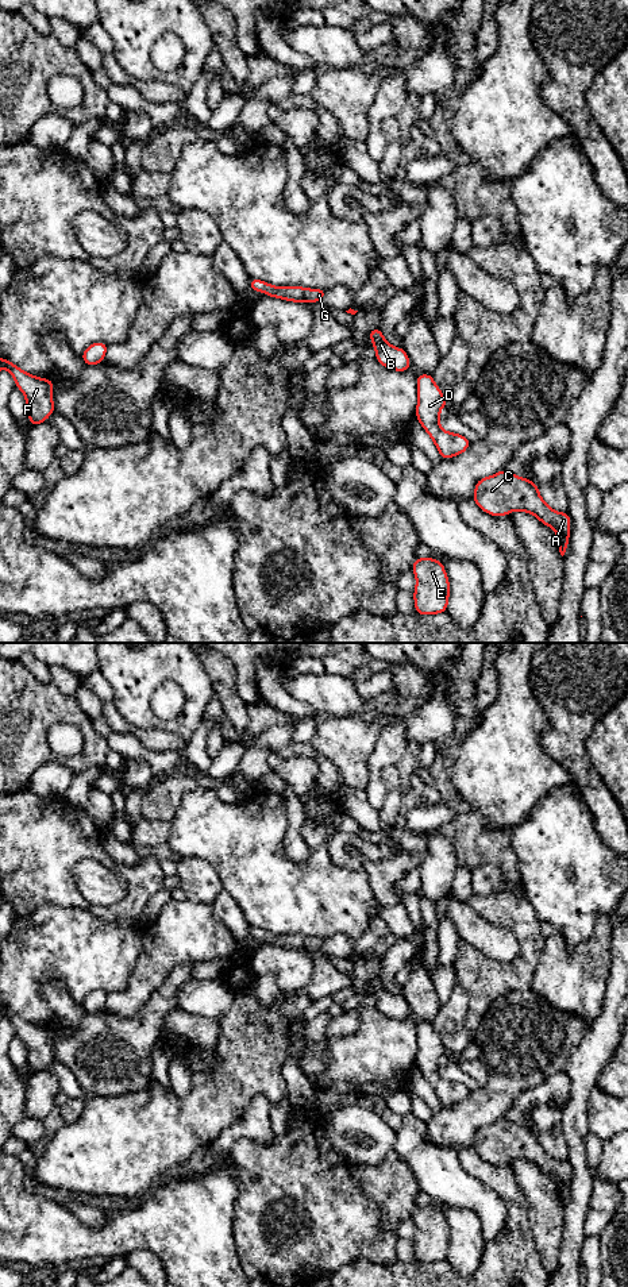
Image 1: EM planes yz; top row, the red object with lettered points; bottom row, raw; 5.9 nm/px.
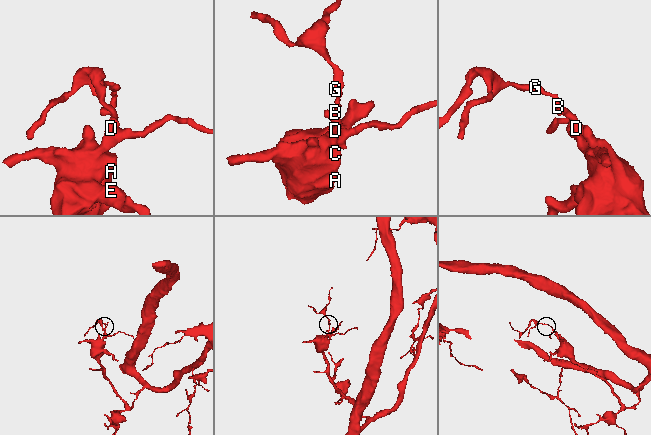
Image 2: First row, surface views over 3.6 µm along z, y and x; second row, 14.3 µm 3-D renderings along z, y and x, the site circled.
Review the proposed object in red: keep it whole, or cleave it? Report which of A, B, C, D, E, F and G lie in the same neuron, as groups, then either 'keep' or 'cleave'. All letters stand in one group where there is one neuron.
groups A B C D E F G; keep

